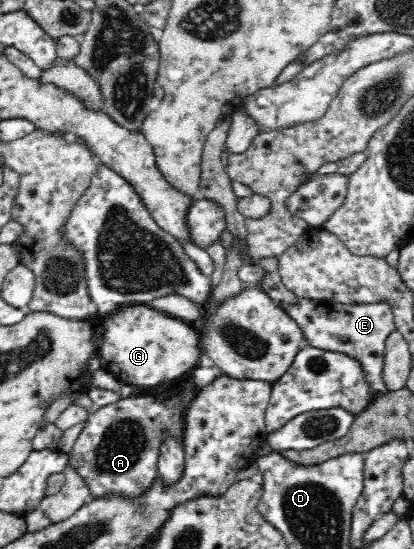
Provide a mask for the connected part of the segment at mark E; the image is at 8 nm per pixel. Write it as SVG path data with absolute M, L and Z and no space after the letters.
M303 298L295 305L284 303L283 309L298 323L303 336L309 344L330 352L346 353L356 359L364 371L373 401L386 398L392 392L386 387L384 372L385 342L395 330L395 320L390 305L376 304L340 304L330 300L312 300Z

